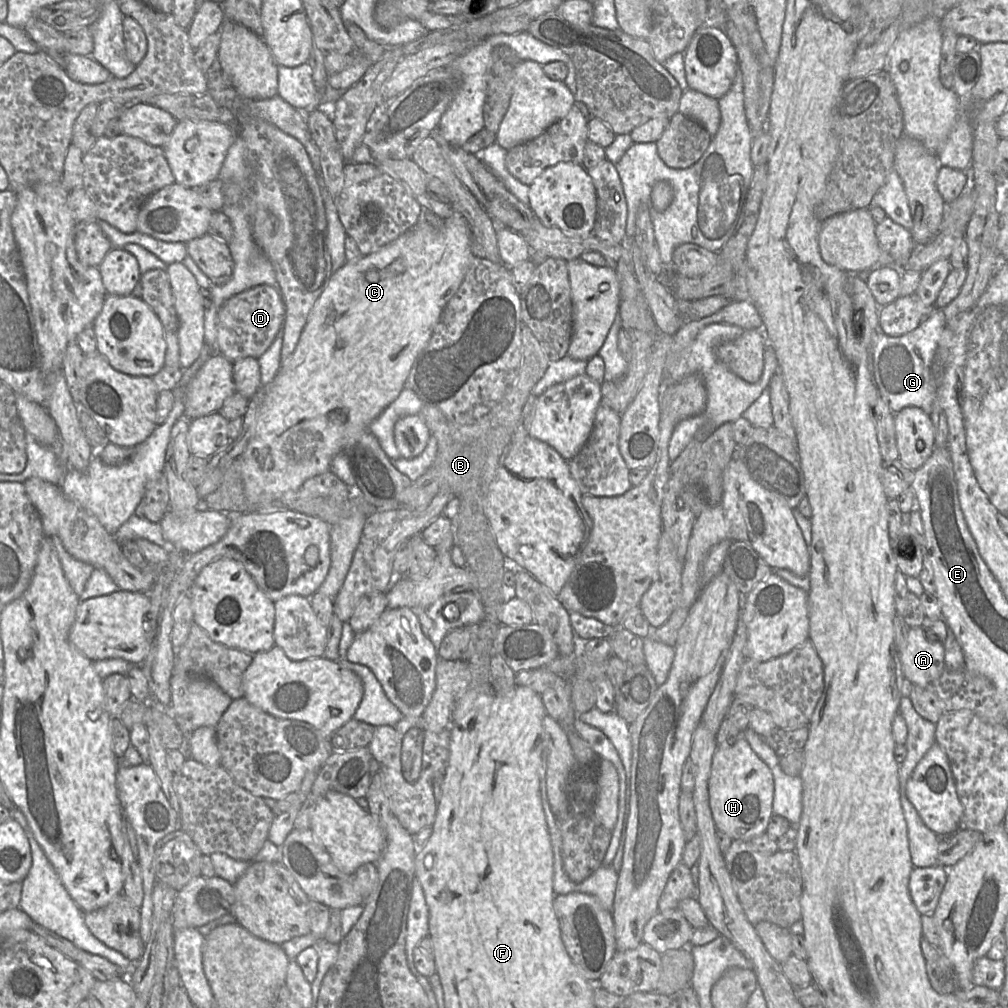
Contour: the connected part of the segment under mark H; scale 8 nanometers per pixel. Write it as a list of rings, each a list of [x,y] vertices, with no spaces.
[[[744,737],[737,738],[731,747],[716,749],[712,759],[708,792],[717,830],[727,834],[732,840],[743,841],[765,833],[773,815],[773,774]]]

